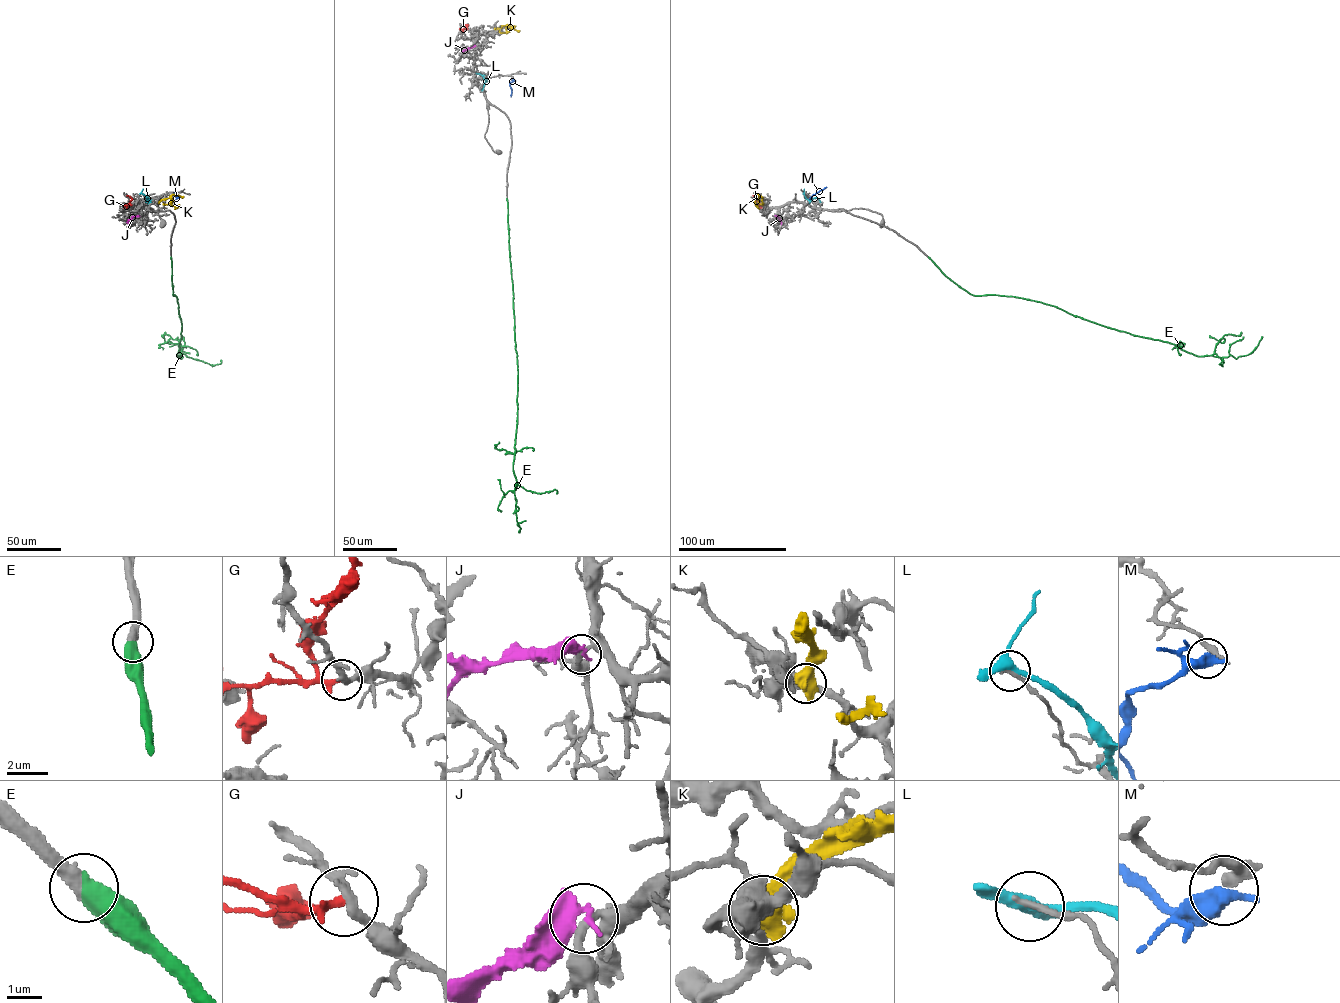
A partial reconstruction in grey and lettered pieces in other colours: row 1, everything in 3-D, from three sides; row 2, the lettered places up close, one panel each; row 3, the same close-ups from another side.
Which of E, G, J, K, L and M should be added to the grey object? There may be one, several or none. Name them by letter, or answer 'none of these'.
E

